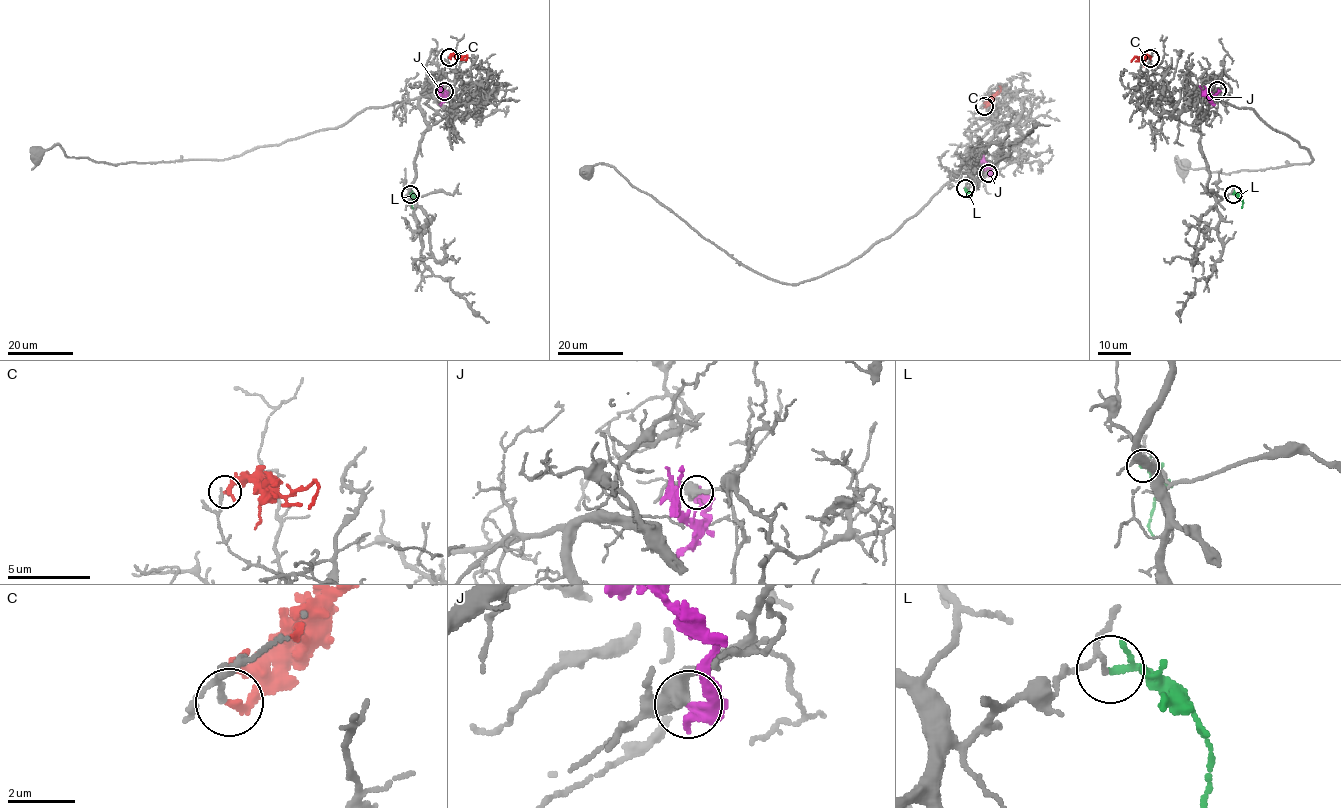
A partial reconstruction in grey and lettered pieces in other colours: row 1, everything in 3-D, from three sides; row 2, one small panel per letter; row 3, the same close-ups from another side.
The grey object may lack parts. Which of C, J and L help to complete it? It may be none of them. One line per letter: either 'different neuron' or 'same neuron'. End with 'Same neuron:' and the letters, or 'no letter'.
C: different neuron
J: different neuron
L: different neuron
Same neuron: no letter

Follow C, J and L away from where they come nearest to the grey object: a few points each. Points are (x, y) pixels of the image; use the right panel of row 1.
C: (1150, 58), (1136, 57), (1131, 62)
J: (1217, 90), (1208, 96), (1199, 85)
L: (1233, 194), (1242, 200), (1242, 208)

